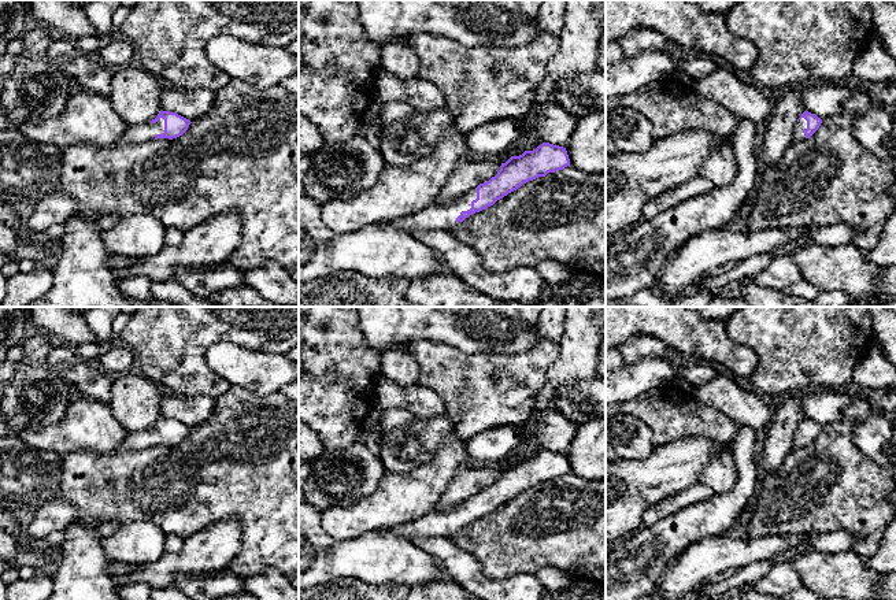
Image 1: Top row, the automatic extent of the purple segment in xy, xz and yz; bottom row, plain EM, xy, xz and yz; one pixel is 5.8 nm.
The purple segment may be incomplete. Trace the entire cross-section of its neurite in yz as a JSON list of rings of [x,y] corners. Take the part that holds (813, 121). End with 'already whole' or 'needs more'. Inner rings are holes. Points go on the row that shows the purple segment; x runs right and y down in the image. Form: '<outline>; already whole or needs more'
[[[804,111],[797,119],[797,123],[795,125],[792,133],[793,141],[800,142],[806,138],[810,138],[819,129],[821,123],[821,118],[808,111]]]; needs more

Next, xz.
[[[543,142],[533,151],[511,156],[506,163],[501,163],[495,177],[455,200],[433,203],[419,212],[396,218],[379,226],[397,227],[407,233],[415,230],[448,232],[470,215],[493,205],[523,184],[538,177],[545,177],[548,173],[563,170],[567,166],[570,166],[570,159],[566,148]]]; needs more

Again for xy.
[[[160,111],[155,119],[145,125],[127,126],[123,133],[122,144],[138,144],[158,138],[177,138],[182,136],[190,121],[177,112]]]; needs more

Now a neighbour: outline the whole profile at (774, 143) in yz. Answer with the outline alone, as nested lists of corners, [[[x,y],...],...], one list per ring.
[[[803,82],[782,90],[760,141],[760,159],[766,167],[775,166],[793,142],[792,133],[800,115],[806,111],[803,95],[808,84]]]

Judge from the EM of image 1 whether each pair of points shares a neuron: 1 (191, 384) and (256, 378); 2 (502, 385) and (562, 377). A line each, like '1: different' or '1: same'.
1: different
2: different

